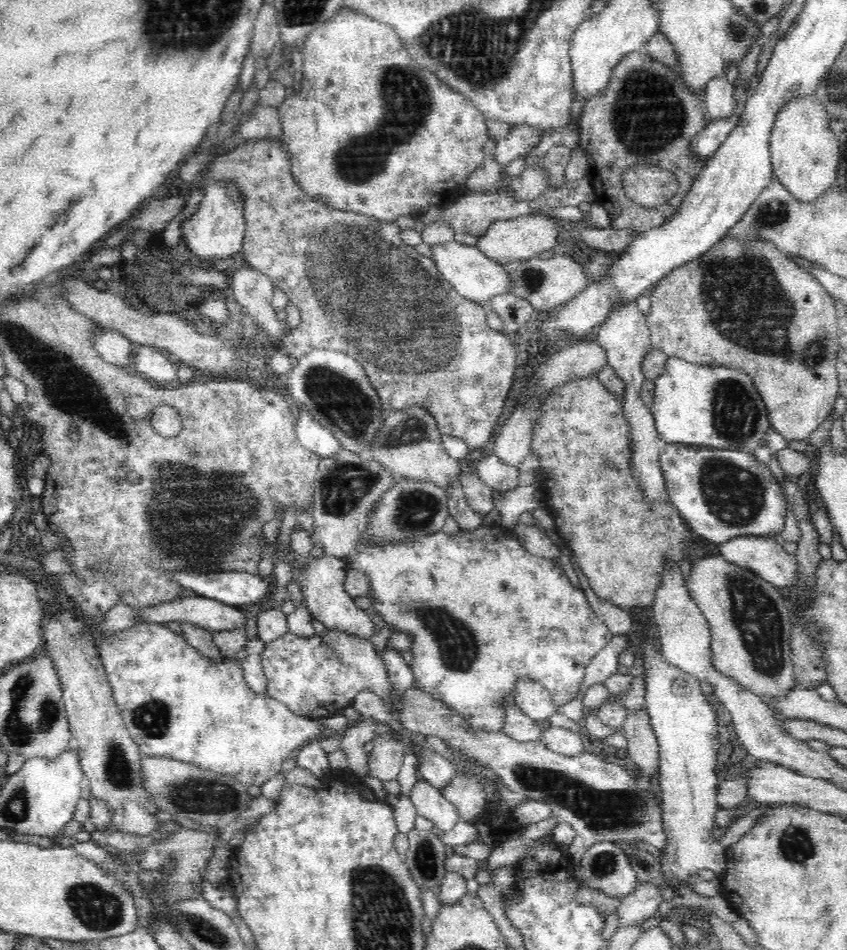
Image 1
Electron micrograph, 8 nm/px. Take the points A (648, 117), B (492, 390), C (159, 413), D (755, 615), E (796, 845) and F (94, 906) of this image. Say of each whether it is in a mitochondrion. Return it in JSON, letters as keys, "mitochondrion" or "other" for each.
{"A":"mitochondrion","B":"other","C":"other","D":"mitochondrion","E":"mitochondrion","F":"mitochondrion"}

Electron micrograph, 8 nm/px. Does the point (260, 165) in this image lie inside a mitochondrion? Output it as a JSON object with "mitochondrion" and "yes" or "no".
{"mitochondrion":"no"}

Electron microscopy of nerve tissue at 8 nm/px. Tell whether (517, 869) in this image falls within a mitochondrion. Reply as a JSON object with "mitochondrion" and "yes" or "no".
{"mitochondrion":"no"}

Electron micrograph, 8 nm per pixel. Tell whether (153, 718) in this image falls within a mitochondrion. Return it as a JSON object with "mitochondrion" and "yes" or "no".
{"mitochondrion":"yes"}

